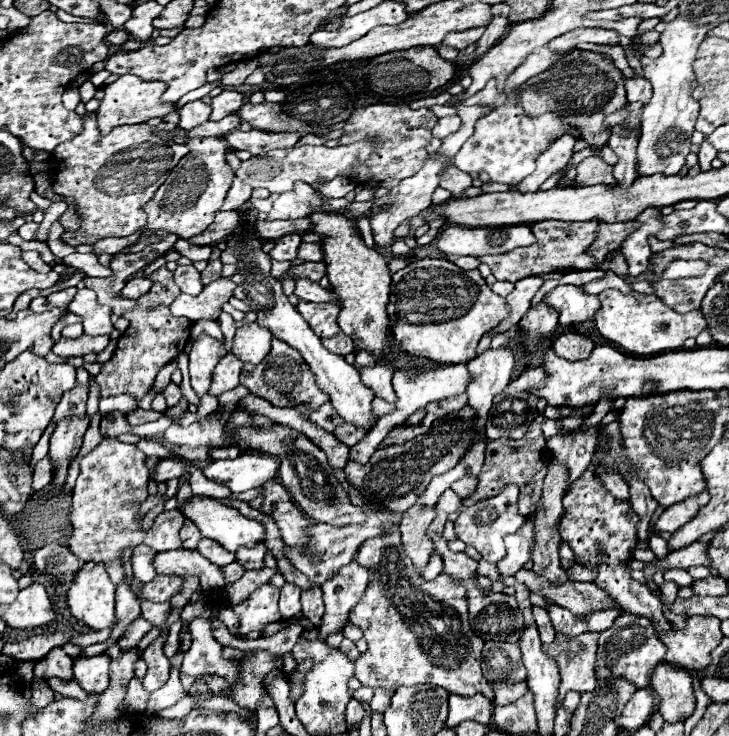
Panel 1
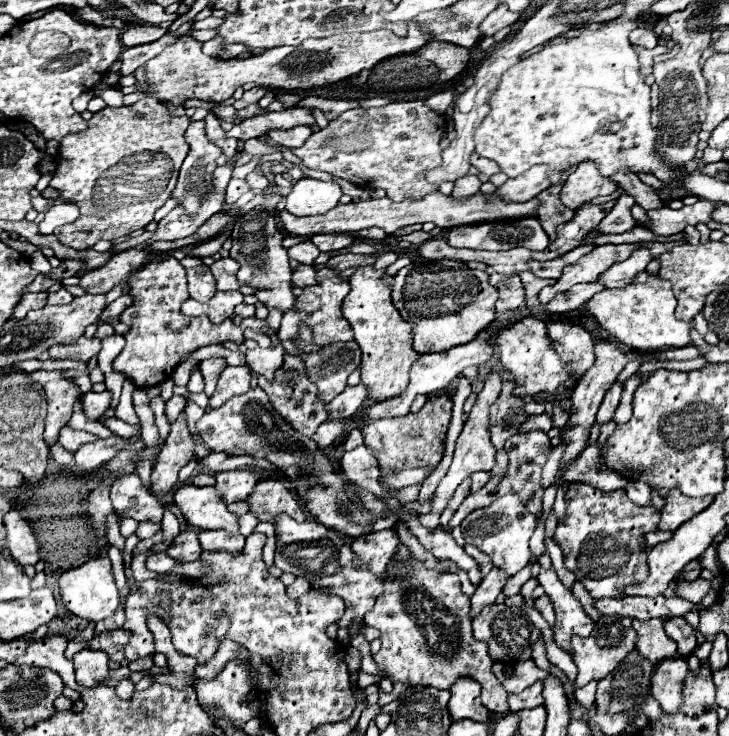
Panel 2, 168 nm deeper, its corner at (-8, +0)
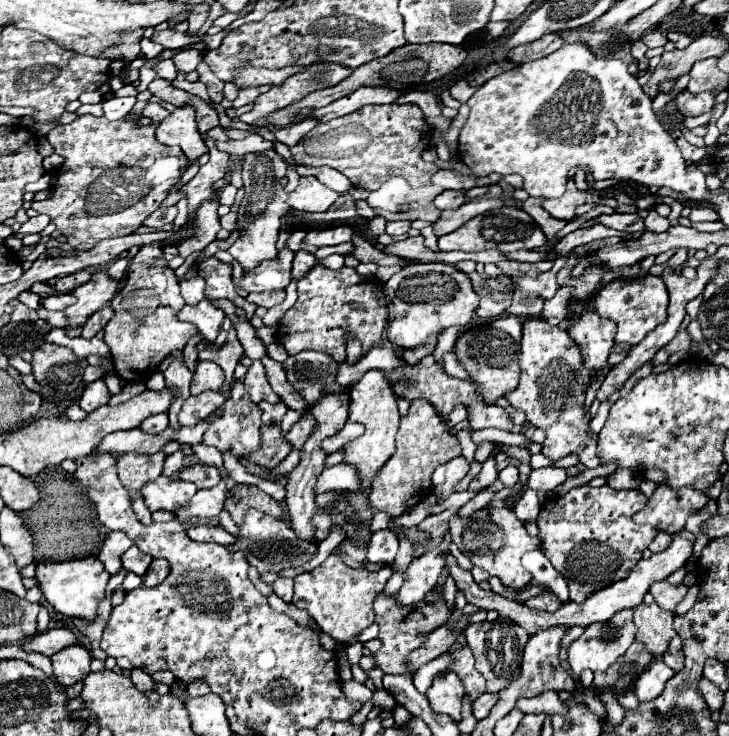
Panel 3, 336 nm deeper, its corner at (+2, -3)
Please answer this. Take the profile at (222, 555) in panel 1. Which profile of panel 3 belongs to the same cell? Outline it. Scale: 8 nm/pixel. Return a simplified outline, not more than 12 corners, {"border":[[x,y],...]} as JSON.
{"border":[[194,525],[188,531],[192,541],[232,545],[234,535],[212,525]]}

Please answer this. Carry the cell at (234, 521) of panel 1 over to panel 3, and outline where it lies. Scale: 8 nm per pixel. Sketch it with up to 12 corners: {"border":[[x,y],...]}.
{"border":[[164,475],[142,487],[148,509],[186,509],[198,489]]}

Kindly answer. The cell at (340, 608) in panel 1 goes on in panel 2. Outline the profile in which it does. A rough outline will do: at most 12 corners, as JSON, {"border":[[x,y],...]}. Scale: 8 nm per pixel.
{"border":[[394,528],[354,540],[358,564],[382,574],[400,548]]}

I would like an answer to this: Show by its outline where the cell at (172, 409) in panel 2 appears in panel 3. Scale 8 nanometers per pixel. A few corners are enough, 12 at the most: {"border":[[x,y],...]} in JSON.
{"border":[[168,413],[150,415],[140,429],[152,435],[168,427]]}

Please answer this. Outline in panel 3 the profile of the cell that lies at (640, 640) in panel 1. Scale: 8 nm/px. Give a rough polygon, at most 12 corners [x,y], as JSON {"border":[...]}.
{"border":[[656,603],[634,609],[636,641],[662,657],[674,631],[674,613]]}

